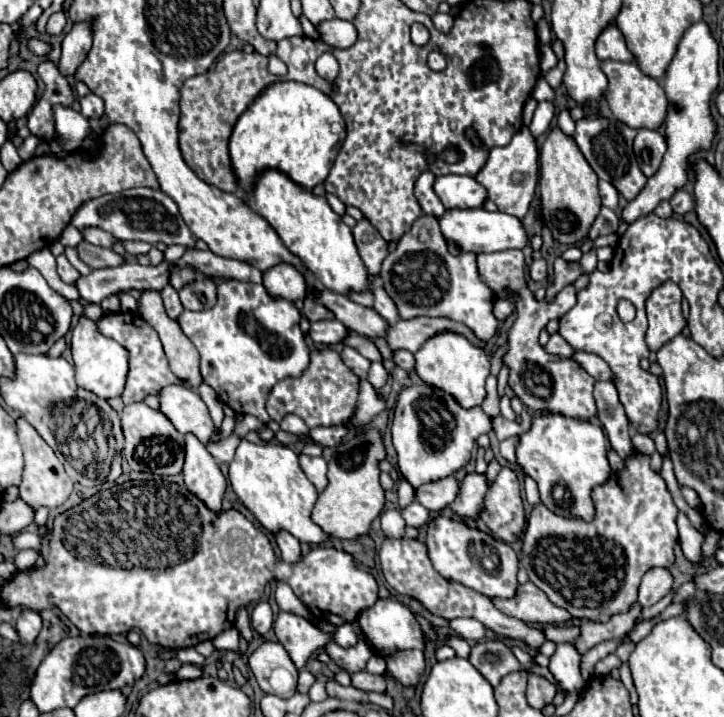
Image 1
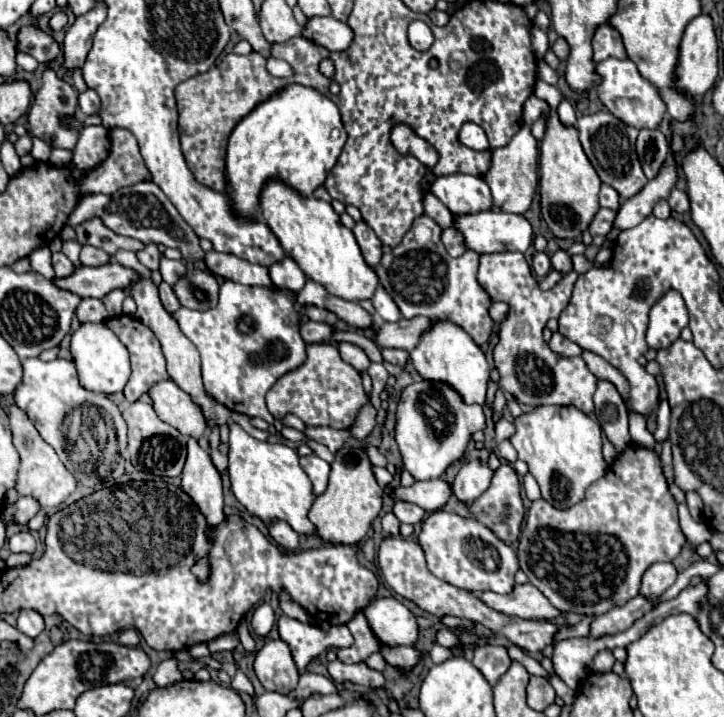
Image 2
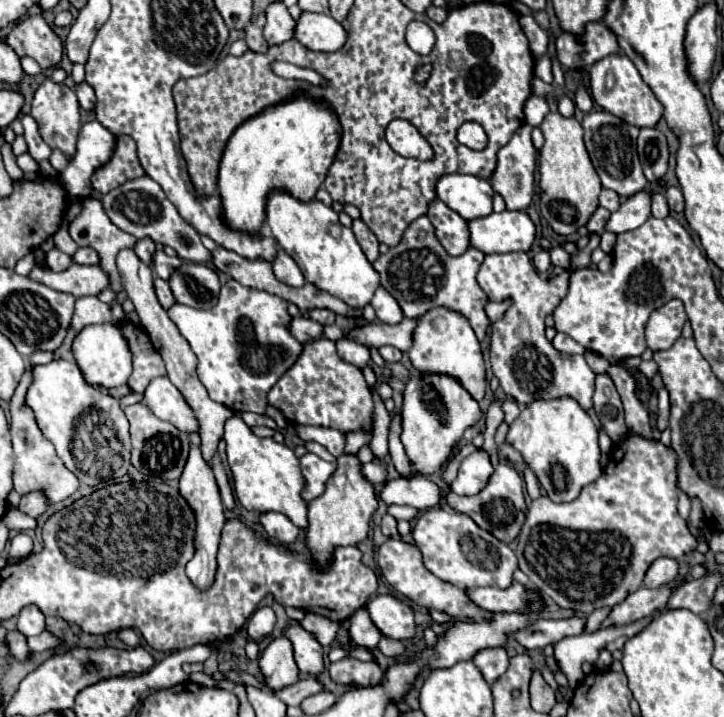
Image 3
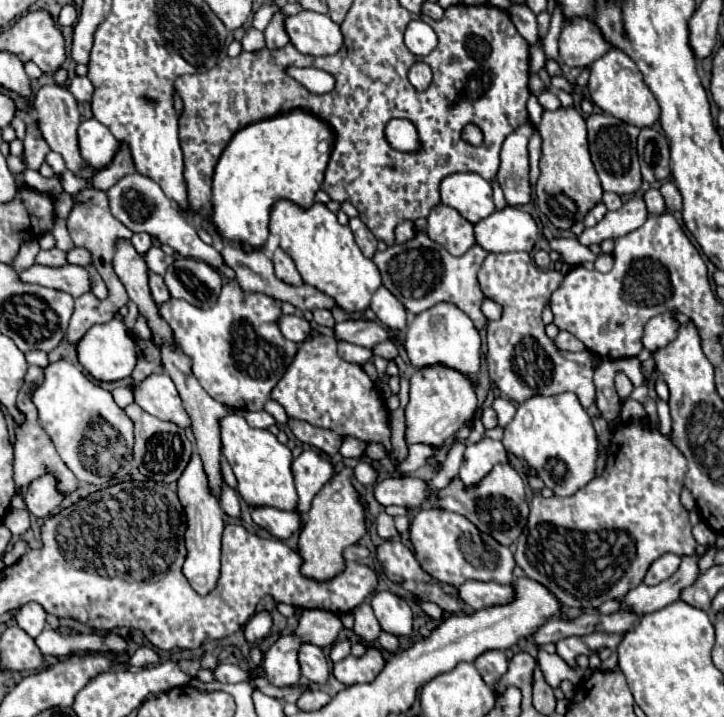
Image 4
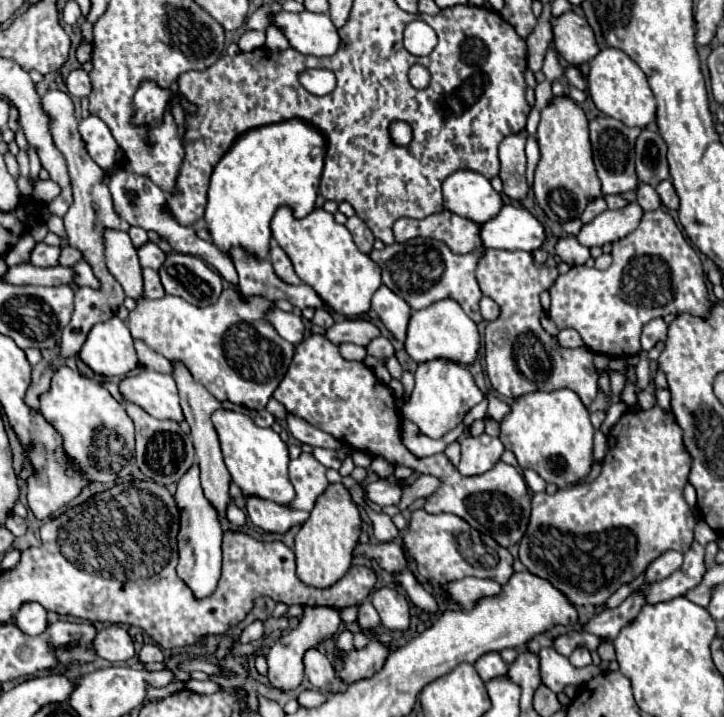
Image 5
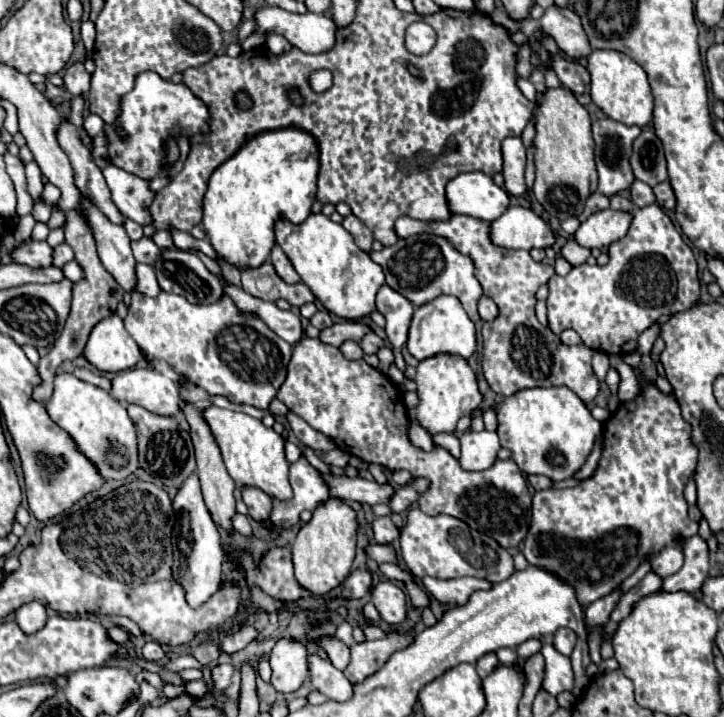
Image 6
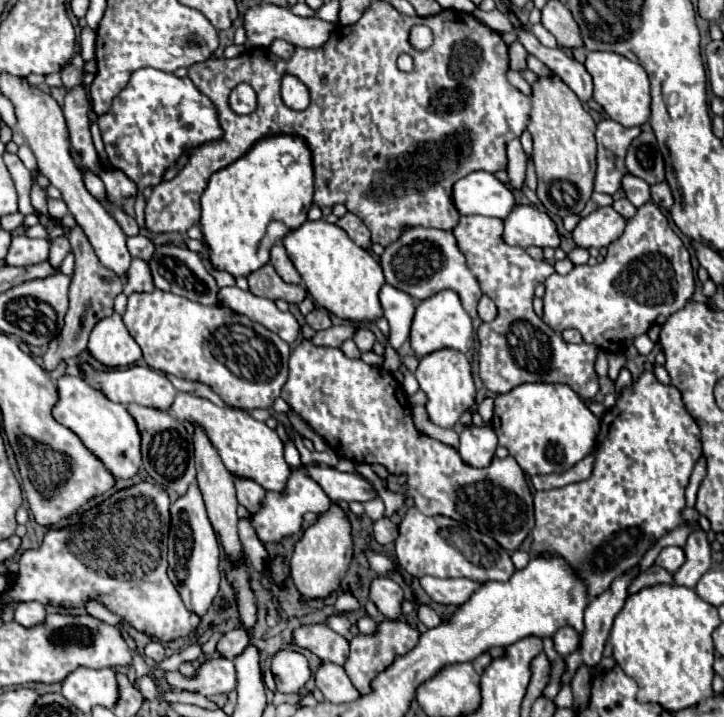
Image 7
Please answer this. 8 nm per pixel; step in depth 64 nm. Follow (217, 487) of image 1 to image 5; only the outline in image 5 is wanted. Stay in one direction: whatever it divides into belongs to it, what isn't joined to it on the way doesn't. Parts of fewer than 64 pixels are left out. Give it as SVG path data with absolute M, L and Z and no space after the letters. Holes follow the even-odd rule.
M198 464L180 478L178 490L174 494L178 510L180 510L180 532L178 532L178 548L180 548L180 564L178 576L192 588L196 598L206 598L216 590L220 580L220 566L222 566L222 526L216 508L206 500L202 486L200 486L200 470Z

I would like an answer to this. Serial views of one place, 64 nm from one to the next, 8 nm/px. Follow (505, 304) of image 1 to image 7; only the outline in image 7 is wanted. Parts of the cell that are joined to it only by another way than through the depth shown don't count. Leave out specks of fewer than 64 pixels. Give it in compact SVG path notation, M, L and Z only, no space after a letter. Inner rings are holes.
M482 296L480 298L480 302L478 302L478 316L484 322L490 322L490 320L496 318L496 304L488 296Z

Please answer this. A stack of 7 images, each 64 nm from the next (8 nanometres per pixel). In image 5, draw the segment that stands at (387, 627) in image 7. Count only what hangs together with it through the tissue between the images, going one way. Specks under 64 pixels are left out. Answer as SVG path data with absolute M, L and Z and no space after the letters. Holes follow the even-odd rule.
M370 640L364 650L352 650L344 658L344 668L338 670L338 676L346 684L372 678L384 666L386 656L388 656L388 646L380 644L378 640Z

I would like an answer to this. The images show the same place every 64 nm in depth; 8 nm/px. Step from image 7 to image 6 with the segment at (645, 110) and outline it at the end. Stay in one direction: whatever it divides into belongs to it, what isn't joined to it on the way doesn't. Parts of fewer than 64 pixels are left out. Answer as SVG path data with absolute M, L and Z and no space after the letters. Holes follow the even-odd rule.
M594 50L588 56L590 72L590 96L592 102L612 120L618 120L626 126L646 126L652 120L654 98L646 78L646 72L626 54L616 50Z

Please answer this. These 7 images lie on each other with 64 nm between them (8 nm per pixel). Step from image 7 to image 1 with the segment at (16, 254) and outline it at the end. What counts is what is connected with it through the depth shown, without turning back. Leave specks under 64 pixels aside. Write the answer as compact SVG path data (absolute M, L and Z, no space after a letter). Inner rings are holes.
M58 256L56 262L58 262L58 274L60 274L60 278L66 284L76 284L76 280L80 278L80 272L66 260L66 256Z

